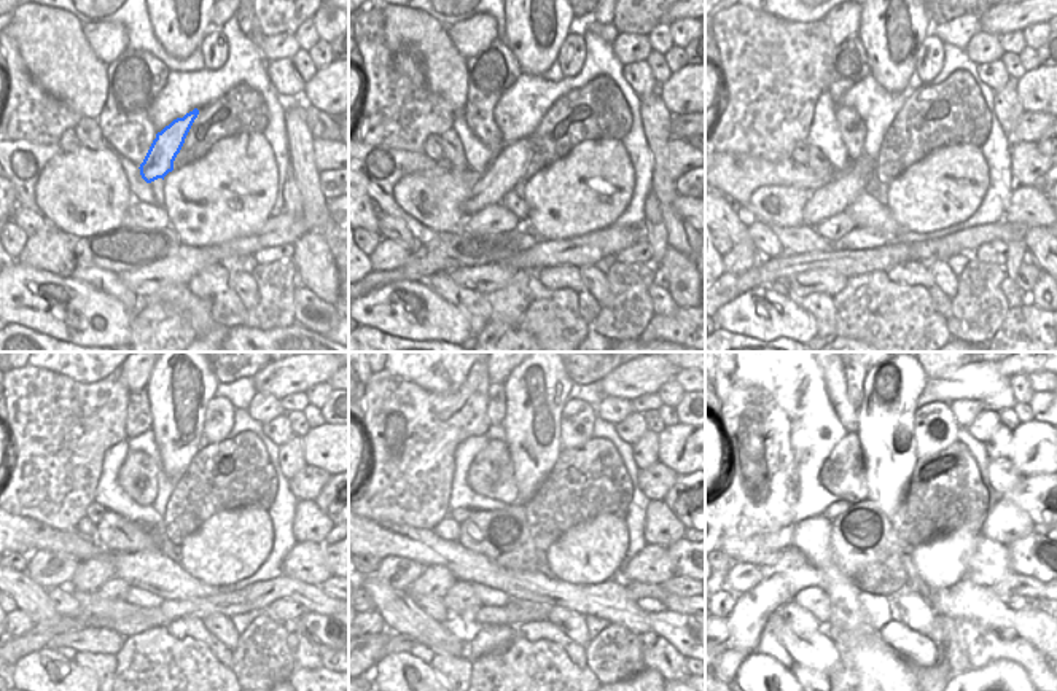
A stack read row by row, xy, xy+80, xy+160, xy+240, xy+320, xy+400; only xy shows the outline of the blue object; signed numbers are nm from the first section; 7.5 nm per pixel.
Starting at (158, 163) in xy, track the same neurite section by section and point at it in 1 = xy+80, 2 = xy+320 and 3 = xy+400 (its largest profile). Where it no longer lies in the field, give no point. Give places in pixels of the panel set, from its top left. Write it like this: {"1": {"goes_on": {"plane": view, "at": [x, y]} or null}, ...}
{"1": {"goes_on": {"plane": "xy+80", "at": [507, 169]}}, "2": {"goes_on": {"plane": "xy+320", "at": [435, 581]}}, "3": {"goes_on": {"plane": "xy+400", "at": [752, 609]}}}

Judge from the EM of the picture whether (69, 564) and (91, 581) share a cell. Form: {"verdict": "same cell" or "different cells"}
{"verdict": "different cells"}

